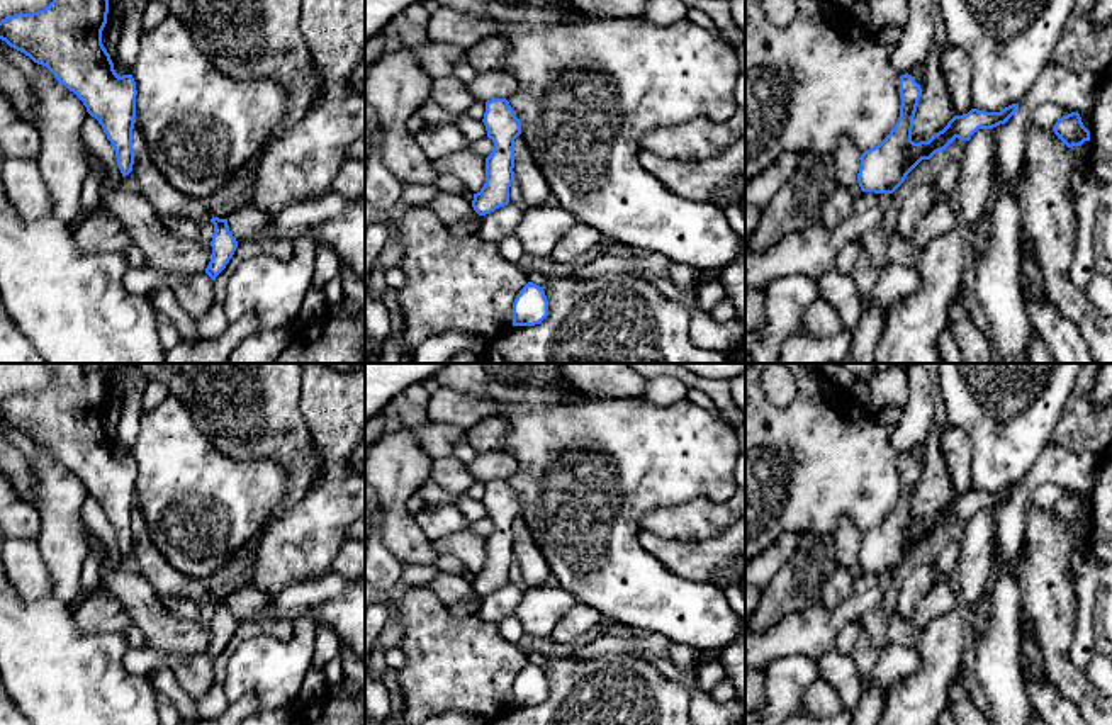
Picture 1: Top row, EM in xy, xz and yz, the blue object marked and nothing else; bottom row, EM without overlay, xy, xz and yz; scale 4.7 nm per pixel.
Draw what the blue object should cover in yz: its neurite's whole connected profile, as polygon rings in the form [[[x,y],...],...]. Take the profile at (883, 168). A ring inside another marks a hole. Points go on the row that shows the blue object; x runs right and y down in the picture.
[[[908,73],[900,76],[900,117],[890,134],[874,148],[861,155],[857,183],[862,192],[893,194],[907,175],[922,161],[944,151],[958,138],[969,141],[978,129],[993,129],[1017,112],[1012,104],[1000,112],[971,109],[968,114],[954,115],[947,126],[929,141],[913,143],[912,129],[922,88]]]

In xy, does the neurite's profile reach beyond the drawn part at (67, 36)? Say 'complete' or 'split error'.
complete

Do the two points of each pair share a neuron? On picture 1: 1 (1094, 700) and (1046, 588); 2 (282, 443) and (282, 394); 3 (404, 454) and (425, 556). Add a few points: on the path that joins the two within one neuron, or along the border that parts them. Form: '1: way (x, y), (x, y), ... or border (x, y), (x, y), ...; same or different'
1: way (1065, 673), (1055, 657), (1051, 617); same
2: way (282, 432), (282, 406); same
3: way (396, 479), (396, 525), (399, 530); same

